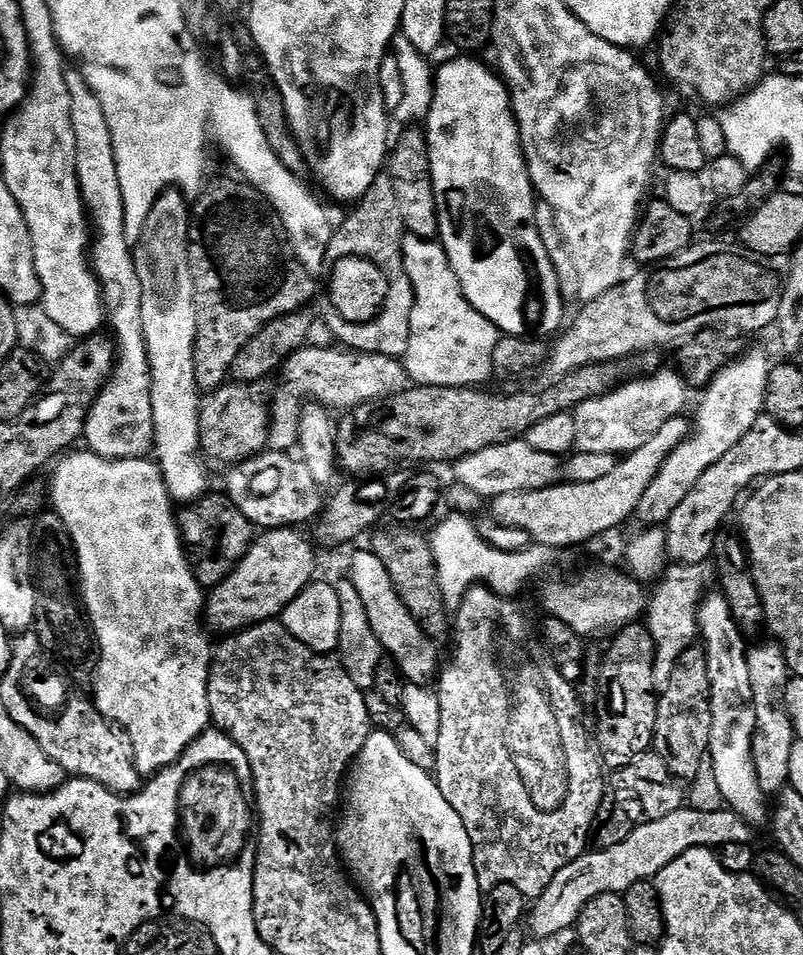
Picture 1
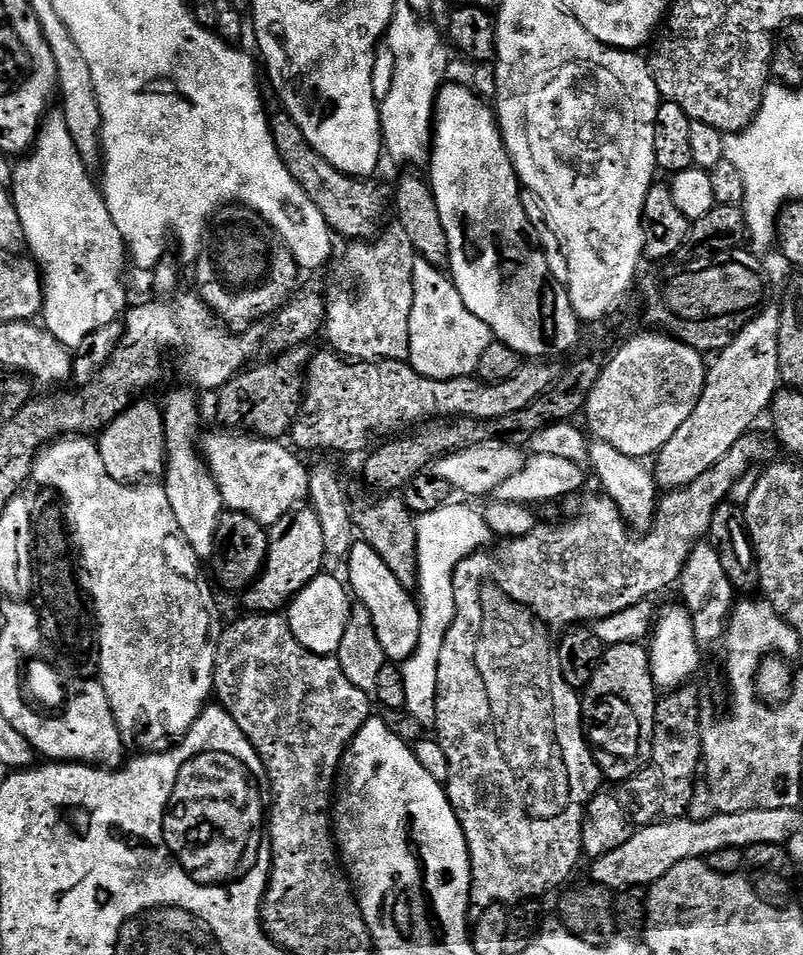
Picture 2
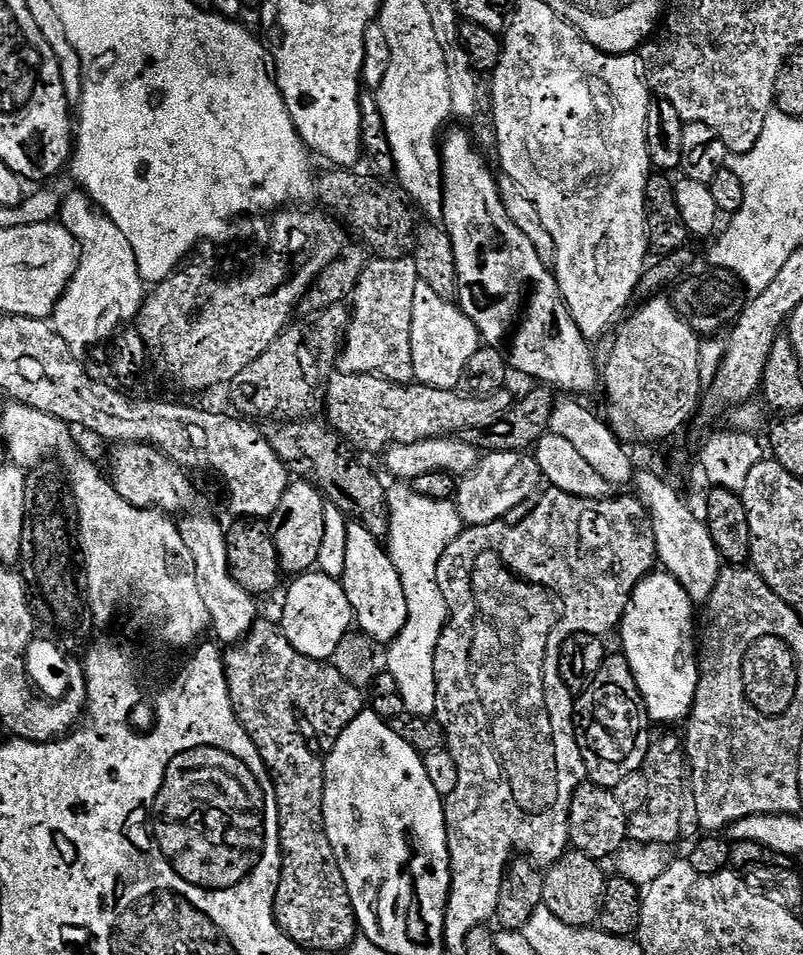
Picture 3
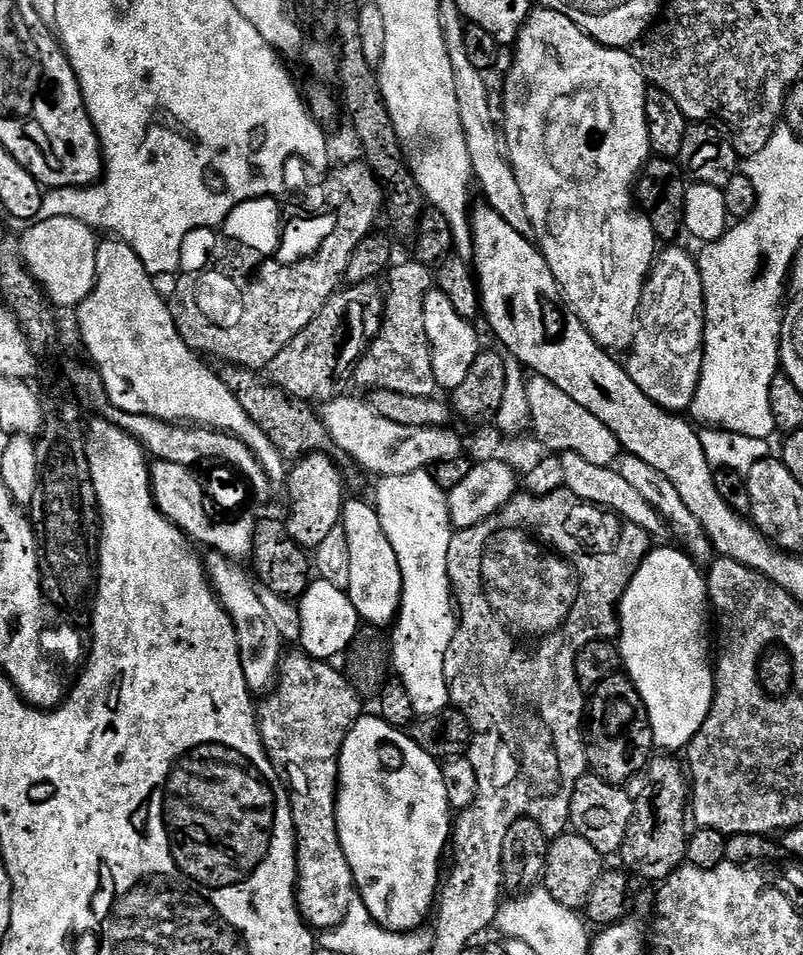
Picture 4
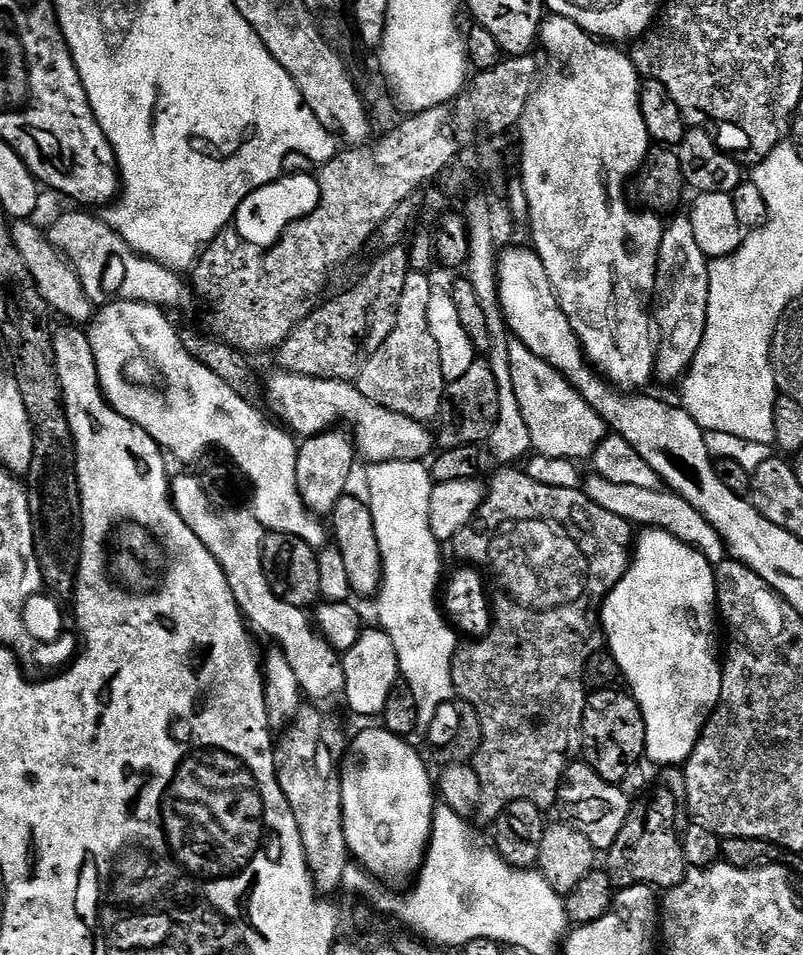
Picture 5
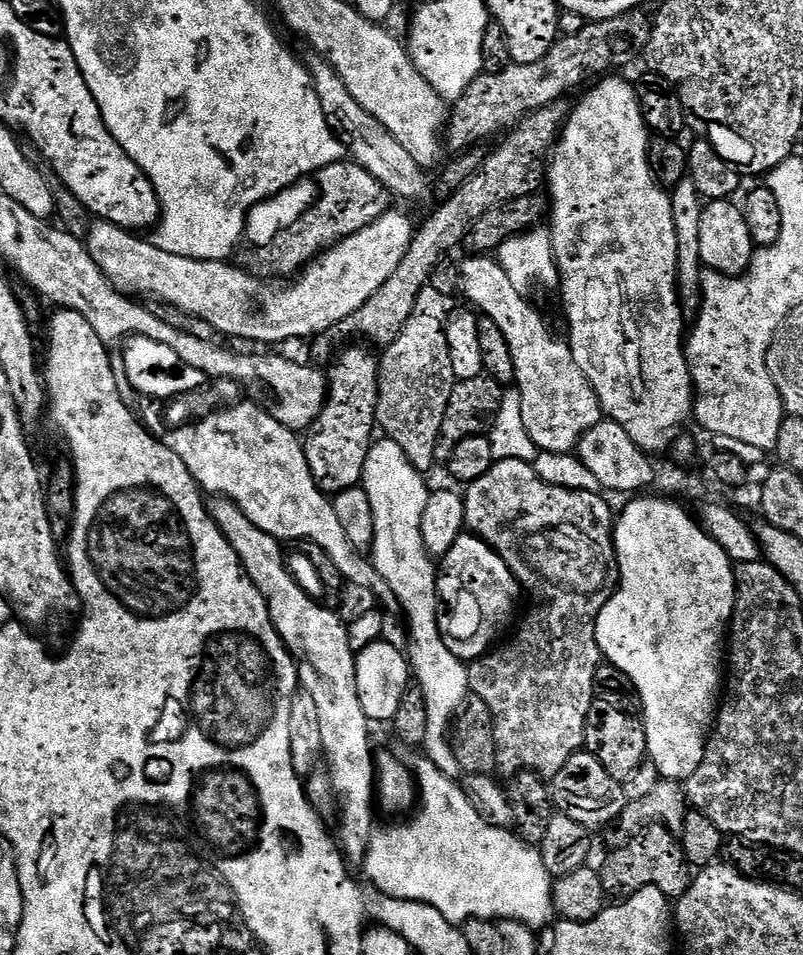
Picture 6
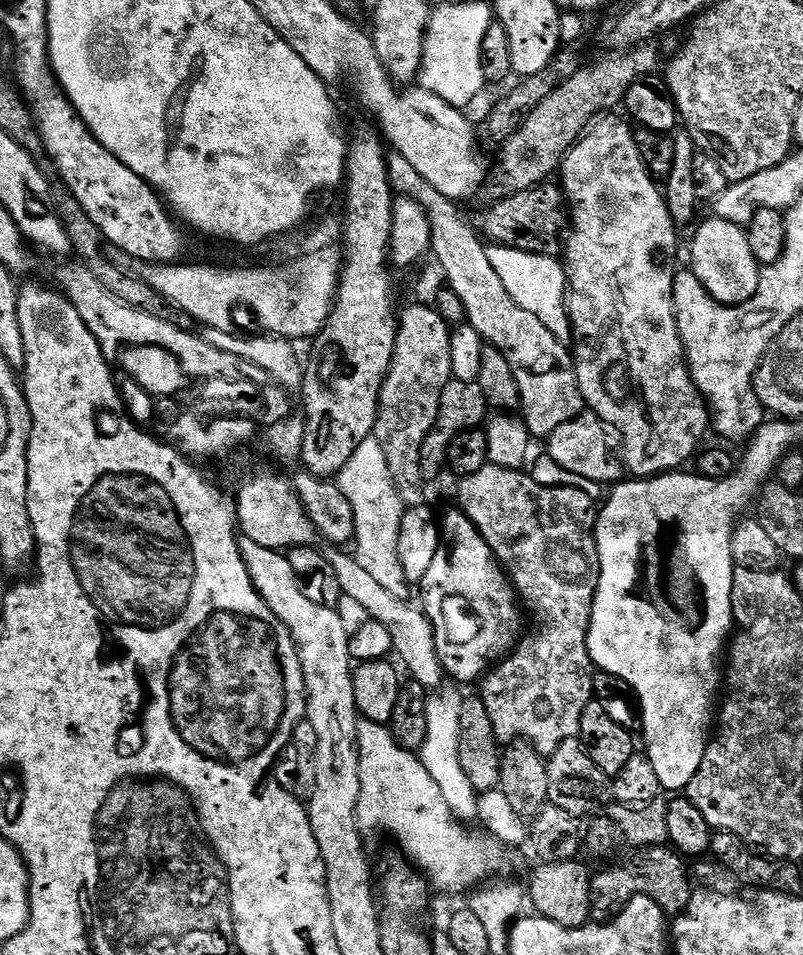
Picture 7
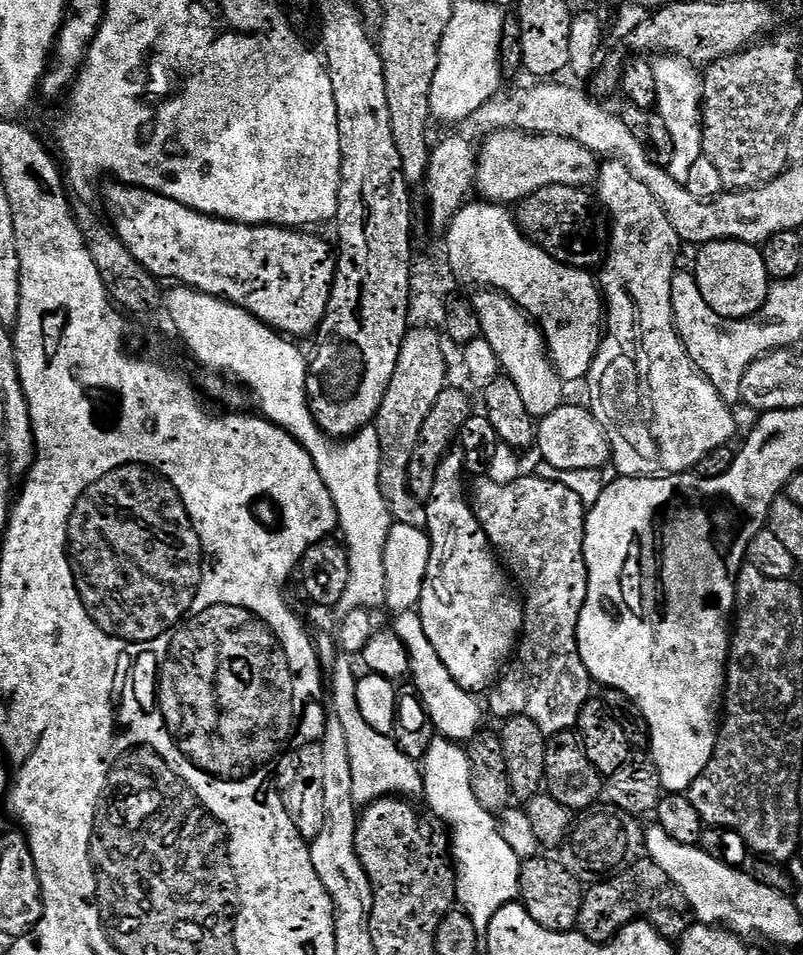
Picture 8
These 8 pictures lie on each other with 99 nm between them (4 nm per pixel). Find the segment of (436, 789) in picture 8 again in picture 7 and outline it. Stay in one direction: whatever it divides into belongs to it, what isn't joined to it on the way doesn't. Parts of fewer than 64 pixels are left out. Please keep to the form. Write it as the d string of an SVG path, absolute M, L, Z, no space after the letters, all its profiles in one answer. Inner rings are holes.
M441 691L439 694L436 694L436 695L441 694L441 696L434 697L433 700L430 701L428 705L426 705L425 707L423 706L422 708L422 713L425 718L425 724L426 724L426 736L425 736L425 741L422 742L422 746L420 750L418 751L419 760L422 766L424 766L426 770L429 771L430 777L434 778L435 782L438 784L438 787L440 791L442 792L442 798L444 798L445 802L449 804L449 808L452 811L453 815L456 817L456 819L460 822L467 822L466 820L471 820L472 822L477 819L476 799L478 797L478 793L477 793L477 790L474 788L474 786L470 784L470 779L466 778L466 773L464 770L462 770L461 759L459 757L459 734L460 734L459 732L459 708L460 708L460 702L461 702L462 696L461 696L461 693L458 694L456 692L444 692L444 693L443 692L444 691Z

